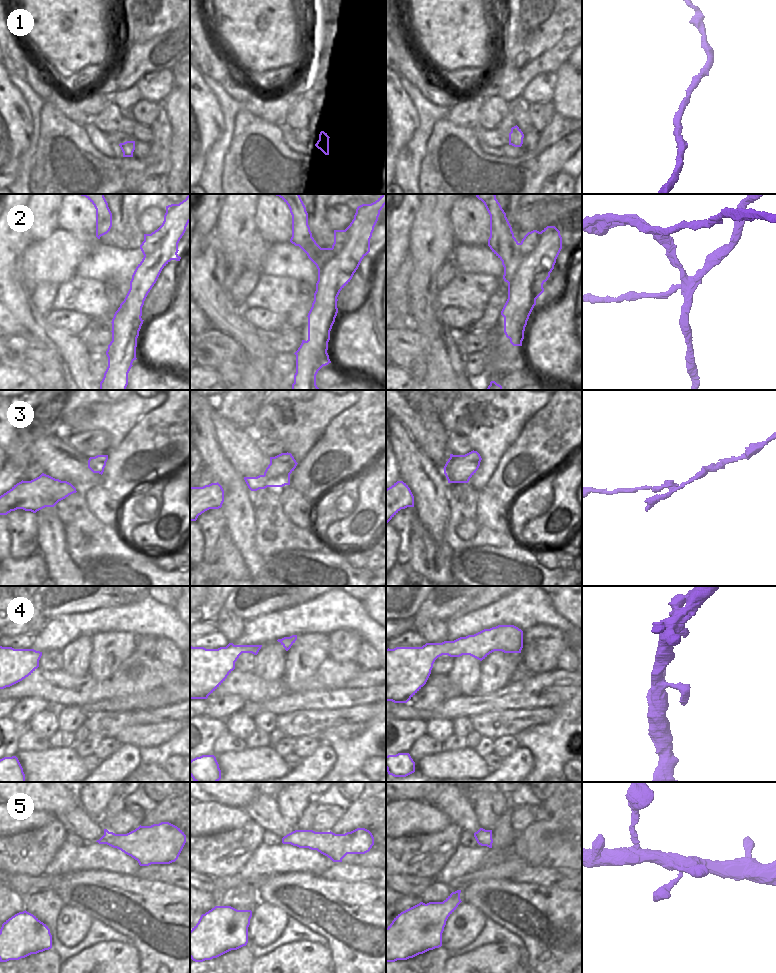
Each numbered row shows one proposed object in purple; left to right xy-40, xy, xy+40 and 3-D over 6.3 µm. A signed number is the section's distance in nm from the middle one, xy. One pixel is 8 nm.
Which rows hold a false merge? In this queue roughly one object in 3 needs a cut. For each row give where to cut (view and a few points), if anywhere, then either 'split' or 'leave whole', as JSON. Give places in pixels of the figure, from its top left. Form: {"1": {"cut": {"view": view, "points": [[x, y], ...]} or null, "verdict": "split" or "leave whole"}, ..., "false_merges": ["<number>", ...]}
{"1": {"cut": null, "verdict": "leave whole"}, "2": {"cut": {"view": "xy+40", "points": [[521, 243], [524, 259], [518, 272], [508, 284]]}, "verdict": "split"}, "3": {"cut": {"view": "xy", "points": [[264, 474], [267, 478], [289, 476]]}, "verdict": "split"}, "4": {"cut": null, "verdict": "leave whole"}, "5": {"cut": null, "verdict": "leave whole"}, "false_merges": ["2", "3"]}

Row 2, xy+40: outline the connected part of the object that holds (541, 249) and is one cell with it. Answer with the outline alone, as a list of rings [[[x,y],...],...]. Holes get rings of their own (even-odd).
[[[547,226],[541,232],[537,230],[528,232],[521,244],[525,258],[518,269],[518,273],[508,284],[508,299],[501,311],[501,315],[504,317],[504,333],[513,346],[522,346],[525,327],[536,305],[536,299],[544,292],[543,284],[550,277],[562,249],[562,237],[555,226]]]

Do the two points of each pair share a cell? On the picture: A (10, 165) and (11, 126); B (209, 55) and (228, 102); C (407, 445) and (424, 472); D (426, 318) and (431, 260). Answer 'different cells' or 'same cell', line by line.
A: same cell
B: different cells
C: same cell
D: same cell

